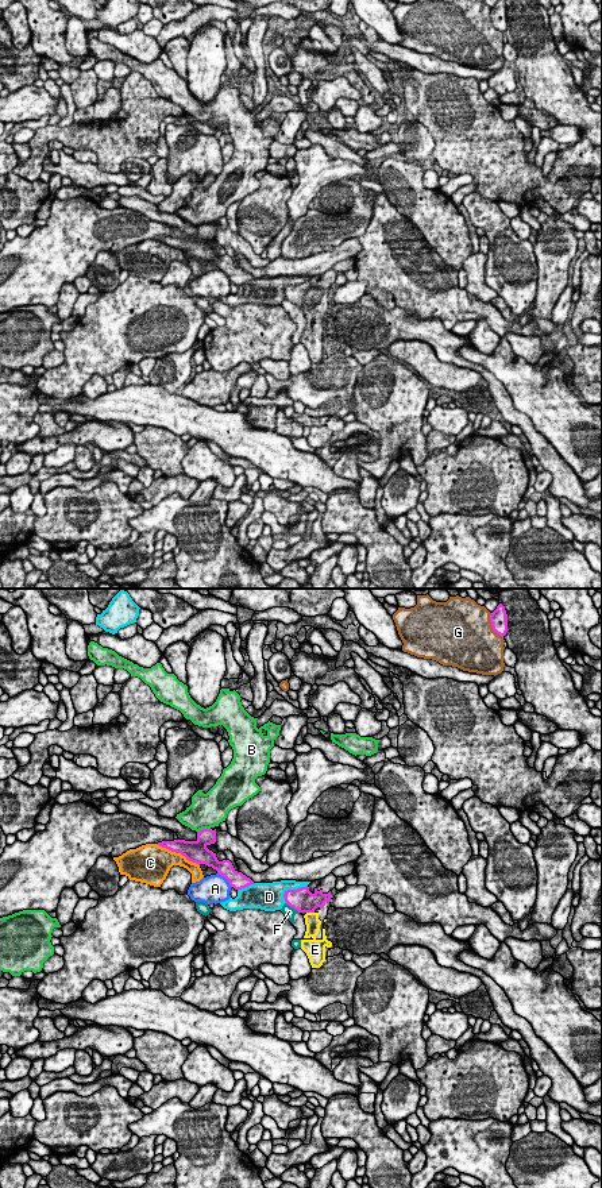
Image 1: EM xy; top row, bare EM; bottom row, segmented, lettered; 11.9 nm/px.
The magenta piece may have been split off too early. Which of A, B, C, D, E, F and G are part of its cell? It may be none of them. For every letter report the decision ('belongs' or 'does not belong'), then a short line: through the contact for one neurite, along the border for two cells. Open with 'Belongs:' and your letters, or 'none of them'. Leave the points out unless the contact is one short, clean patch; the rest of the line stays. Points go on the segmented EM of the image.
Belongs: E
A: does not belong
B: does not belong
C: does not belong
D: does not belong
E: belongs
F: does not belong; line xy (285, 903), (298, 911)
G: does not belong

